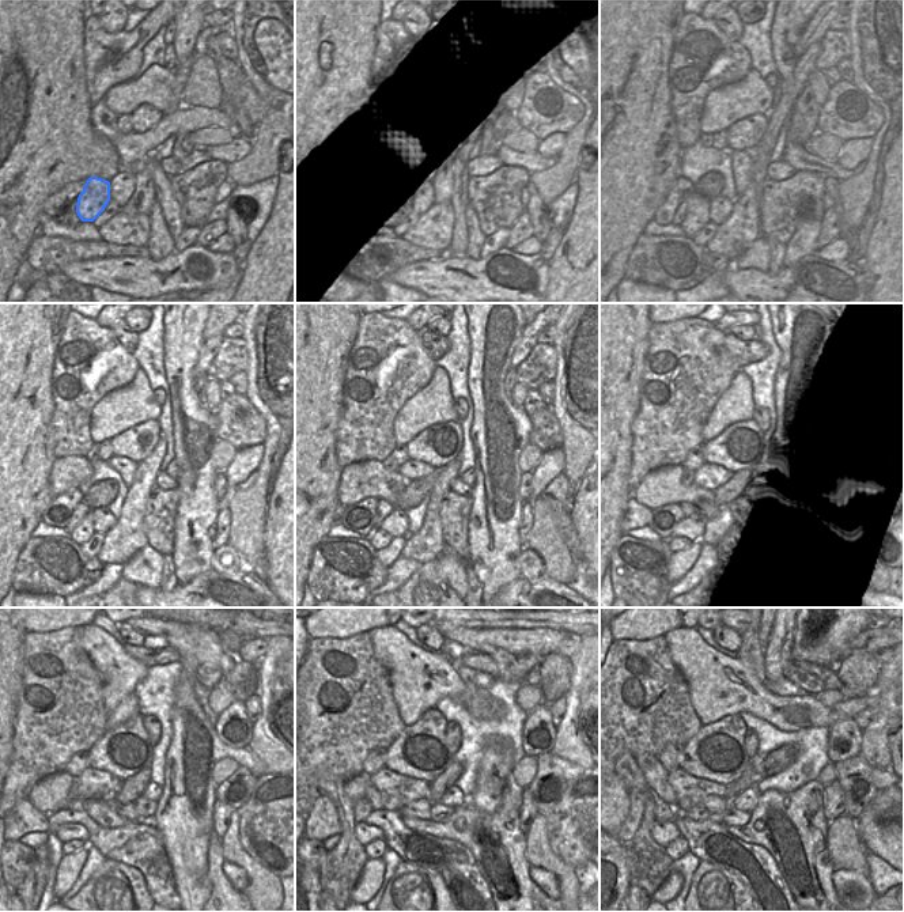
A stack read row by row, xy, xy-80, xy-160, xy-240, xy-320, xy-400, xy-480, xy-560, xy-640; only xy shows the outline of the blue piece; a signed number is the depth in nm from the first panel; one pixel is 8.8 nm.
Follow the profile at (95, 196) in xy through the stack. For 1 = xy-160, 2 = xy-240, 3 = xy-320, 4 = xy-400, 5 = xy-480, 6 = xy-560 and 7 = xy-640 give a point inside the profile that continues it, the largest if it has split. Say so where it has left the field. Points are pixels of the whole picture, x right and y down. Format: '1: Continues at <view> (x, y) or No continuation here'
1: Continues at xy-160 (698, 207)
2: Continues at xy-240 (80, 534)
3: Continues at xy-320 (379, 538)
4: Continues at xy-400 (676, 544)
5: Continues at xy-480 (72, 846)
6: Continues at xy-560 (375, 848)
7: Continues at xy-640 (677, 848)

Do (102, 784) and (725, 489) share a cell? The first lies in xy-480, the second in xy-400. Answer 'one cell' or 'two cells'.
two cells

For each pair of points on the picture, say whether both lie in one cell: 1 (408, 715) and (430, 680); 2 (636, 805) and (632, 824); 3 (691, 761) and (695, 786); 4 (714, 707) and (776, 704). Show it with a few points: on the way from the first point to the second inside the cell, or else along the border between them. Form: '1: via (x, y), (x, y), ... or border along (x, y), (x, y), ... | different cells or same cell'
1: via (411, 706), (413, 695), (420, 688) | same cell
2: via (636, 809), (634, 820) | same cell
3: border along (679, 768), (695, 776), (723, 784) | different cells
4: via (729, 703), (761, 703) | same cell

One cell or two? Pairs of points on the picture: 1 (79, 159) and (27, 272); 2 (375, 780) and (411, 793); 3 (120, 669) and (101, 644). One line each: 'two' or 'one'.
1: two
2: one
3: one

